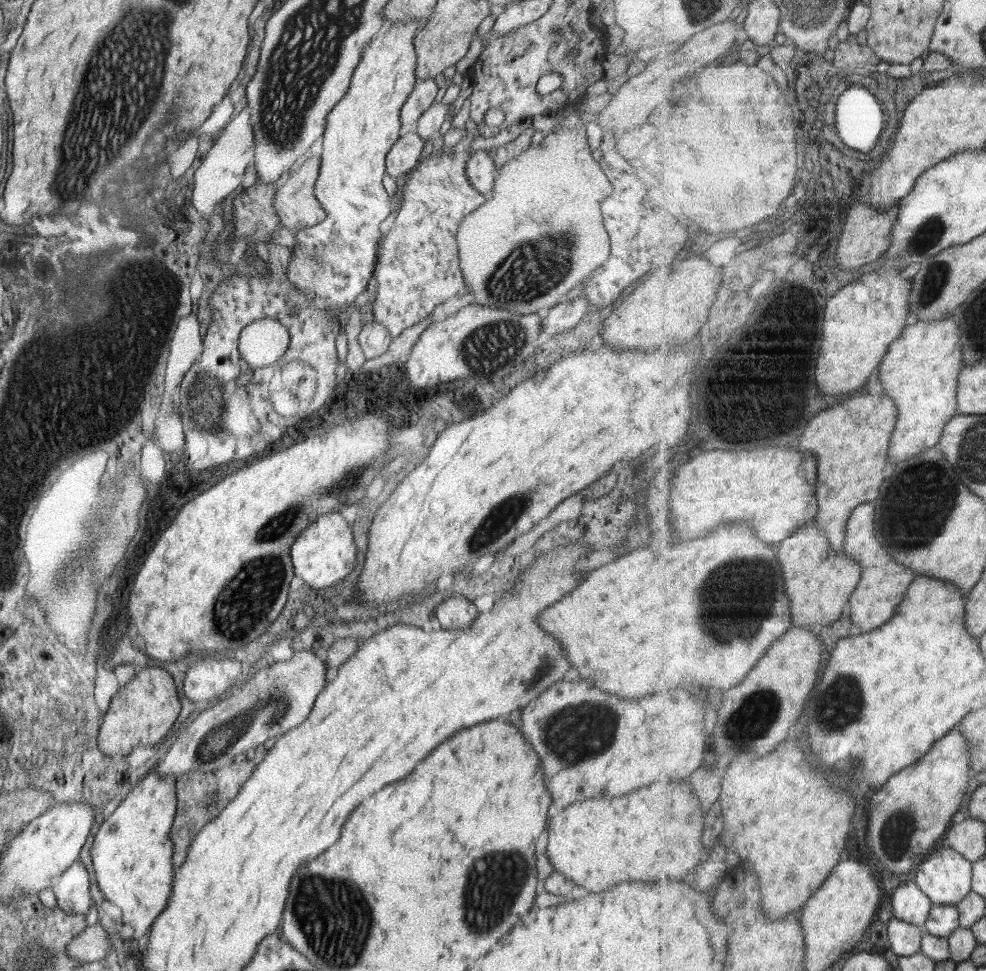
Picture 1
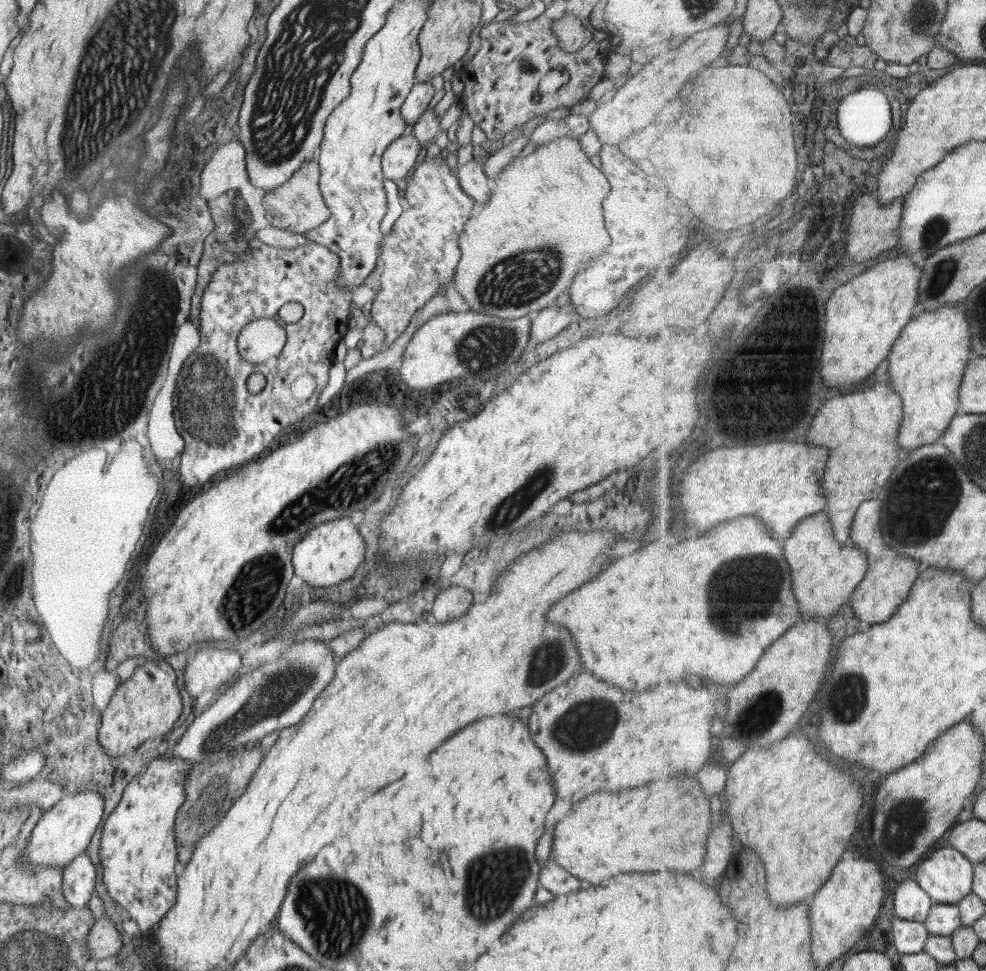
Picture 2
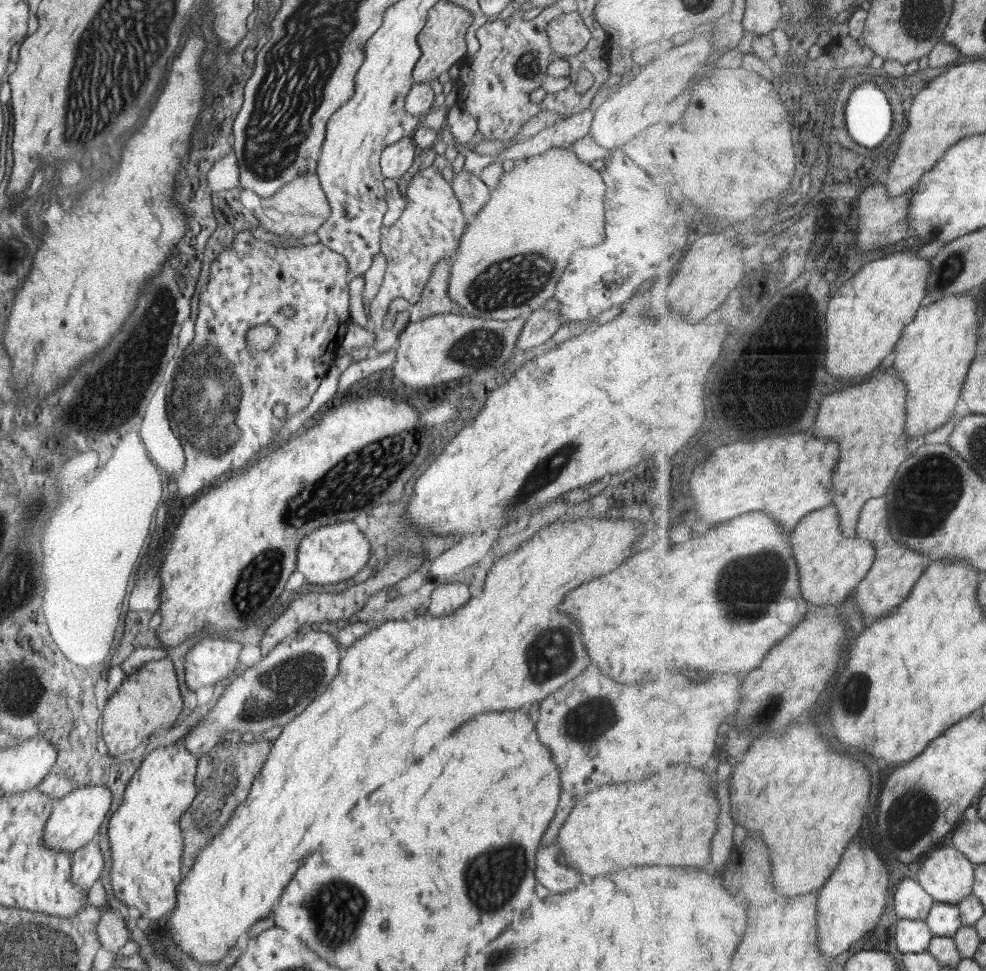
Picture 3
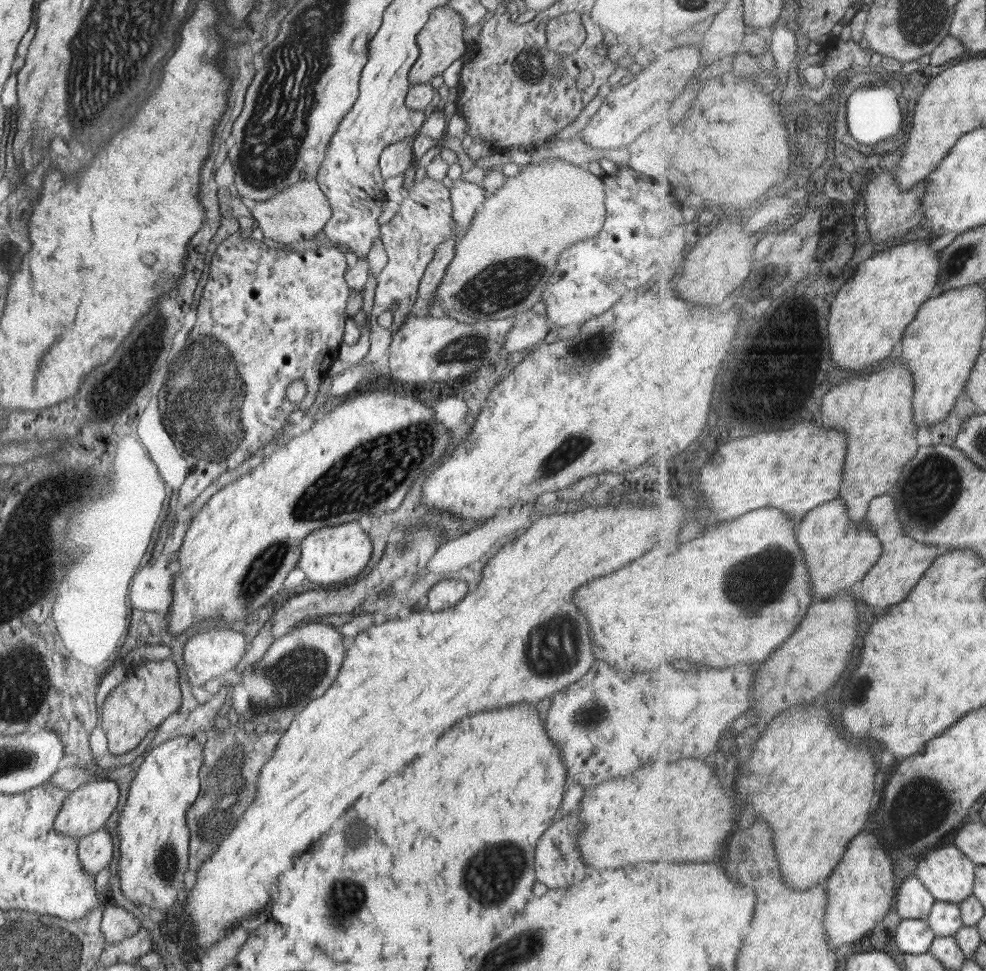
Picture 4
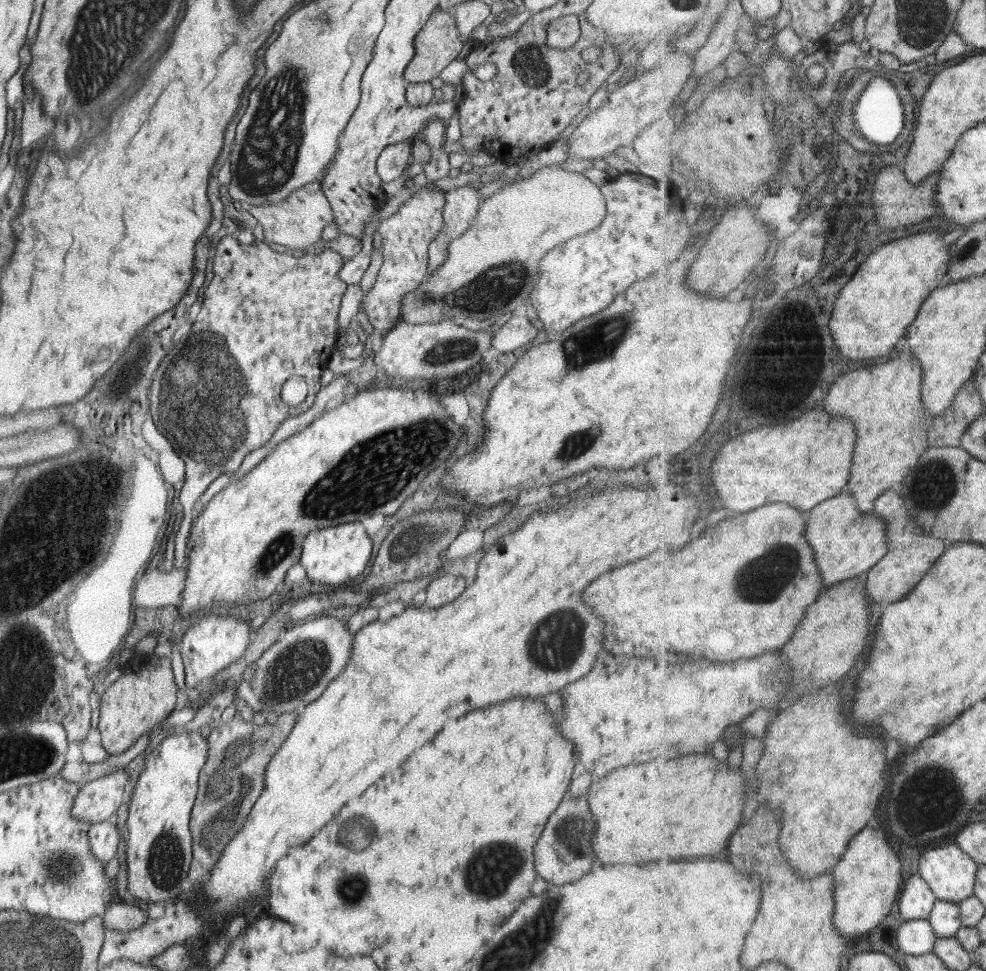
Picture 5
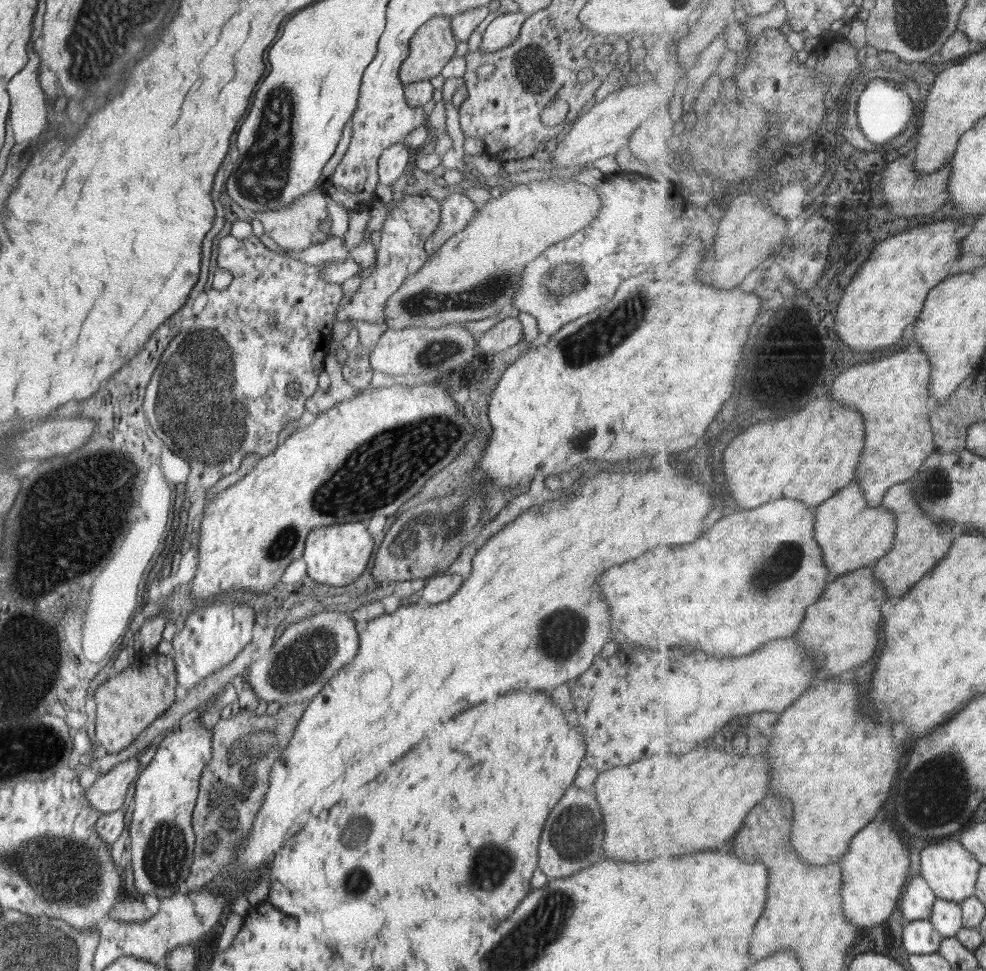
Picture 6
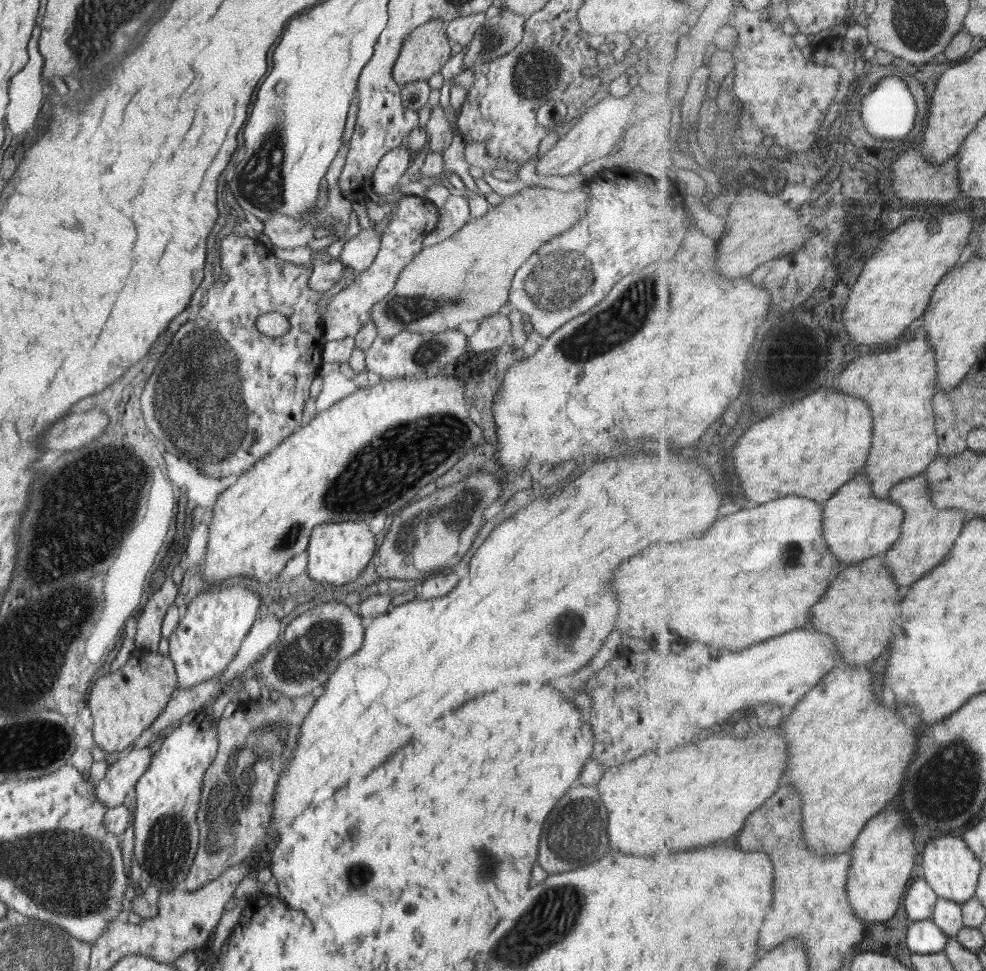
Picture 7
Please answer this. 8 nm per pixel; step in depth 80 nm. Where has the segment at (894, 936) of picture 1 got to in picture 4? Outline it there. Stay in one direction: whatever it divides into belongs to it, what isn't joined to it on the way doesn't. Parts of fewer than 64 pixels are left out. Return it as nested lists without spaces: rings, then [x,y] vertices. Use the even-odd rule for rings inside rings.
[[[903,919],[896,936],[903,952],[916,955],[930,952],[937,938],[939,934],[926,919]]]

